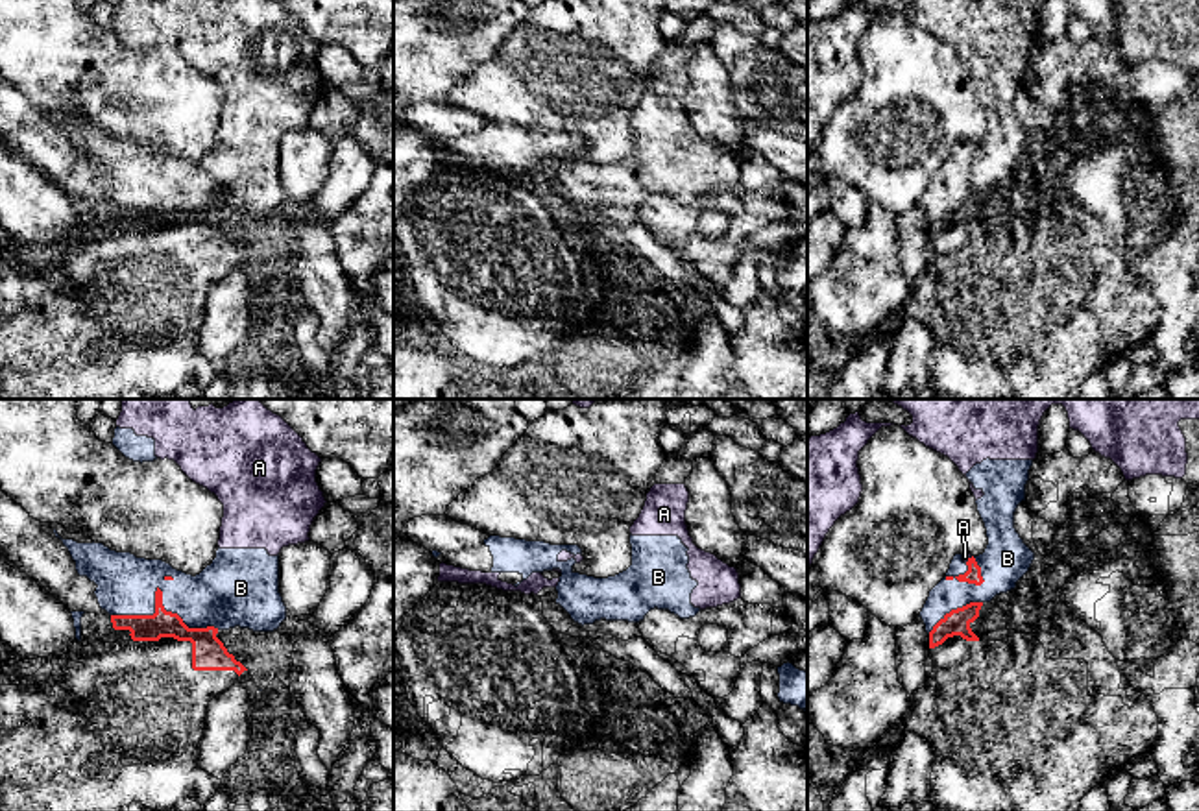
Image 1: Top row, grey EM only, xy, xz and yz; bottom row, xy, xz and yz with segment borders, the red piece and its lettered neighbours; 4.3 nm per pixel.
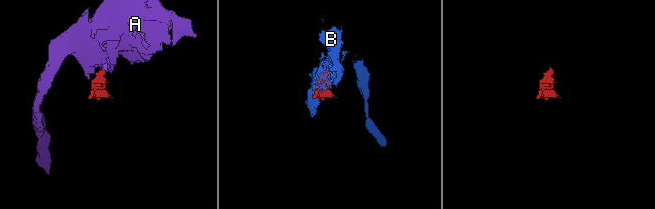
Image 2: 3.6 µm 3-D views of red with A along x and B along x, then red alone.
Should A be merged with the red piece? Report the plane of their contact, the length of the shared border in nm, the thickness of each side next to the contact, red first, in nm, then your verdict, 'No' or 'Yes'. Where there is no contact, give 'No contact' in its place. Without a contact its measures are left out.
Touches red in yz. Shared border 50 nm. Thickness 70 nm (red) against 30 nm. No

